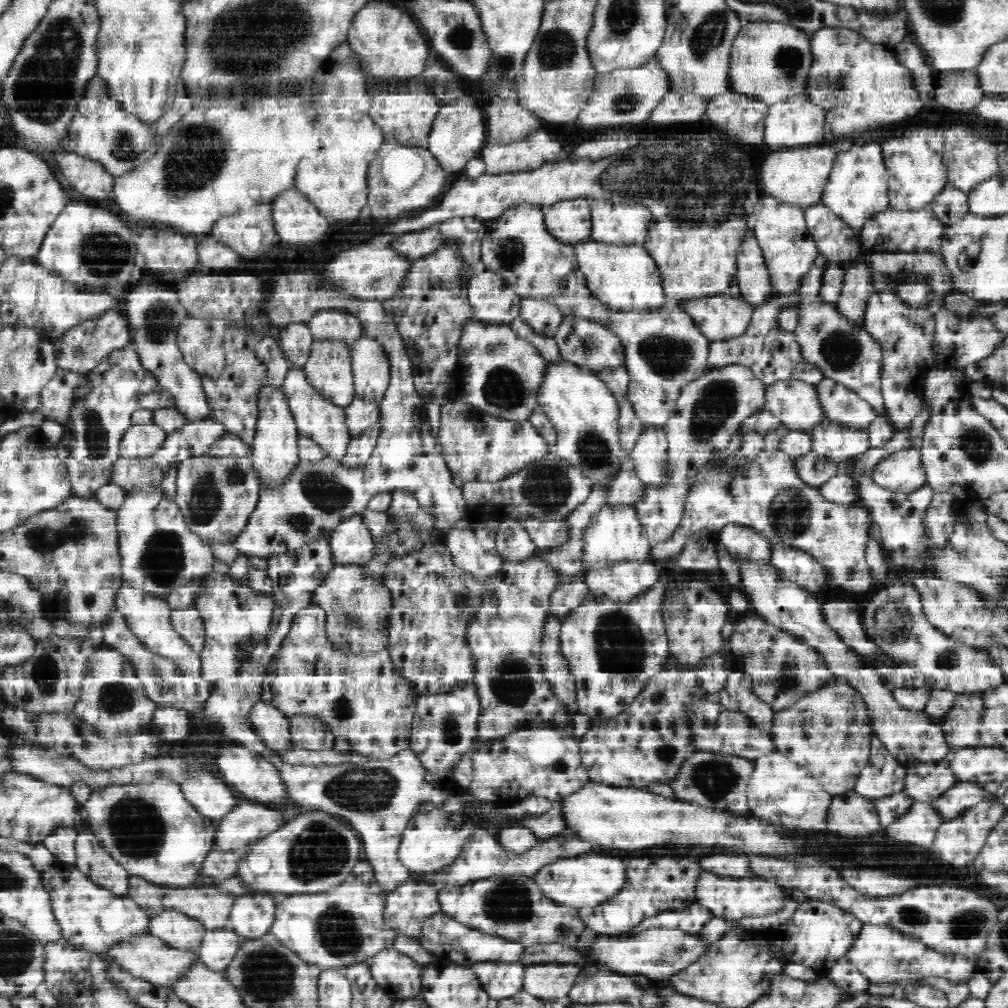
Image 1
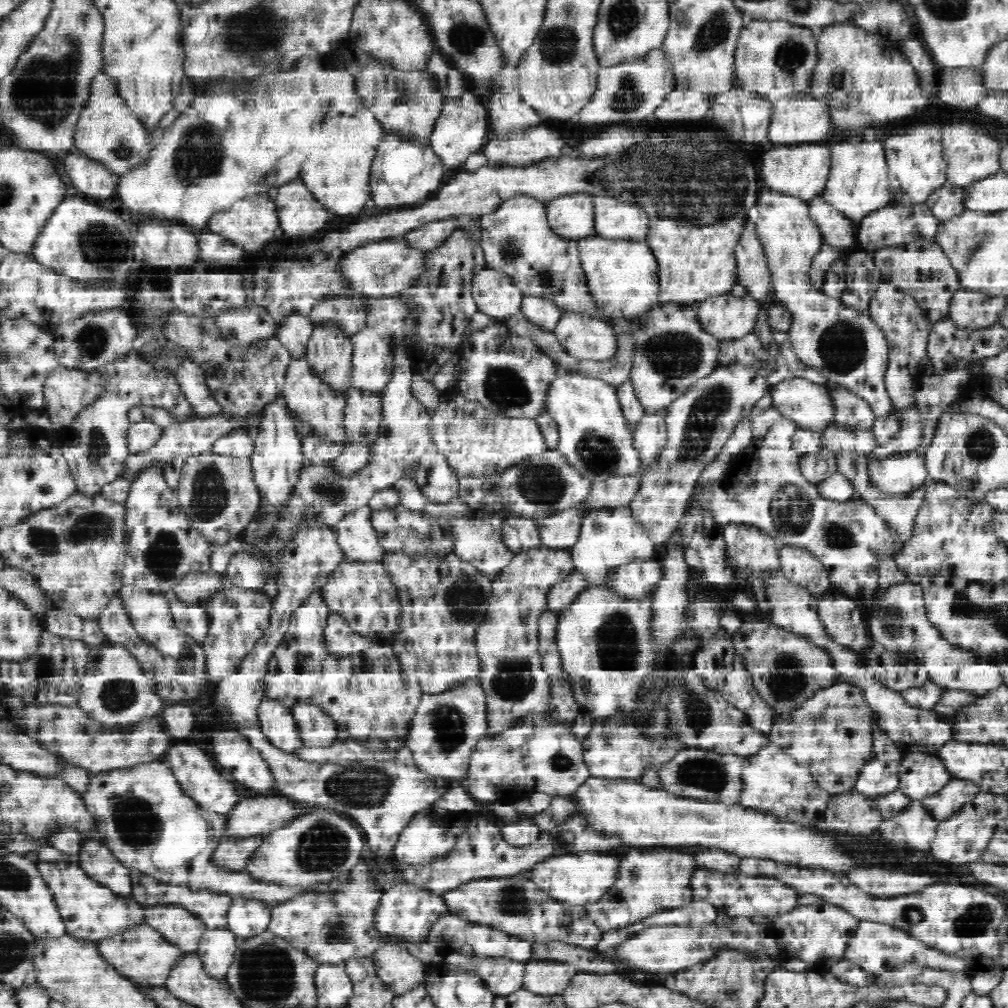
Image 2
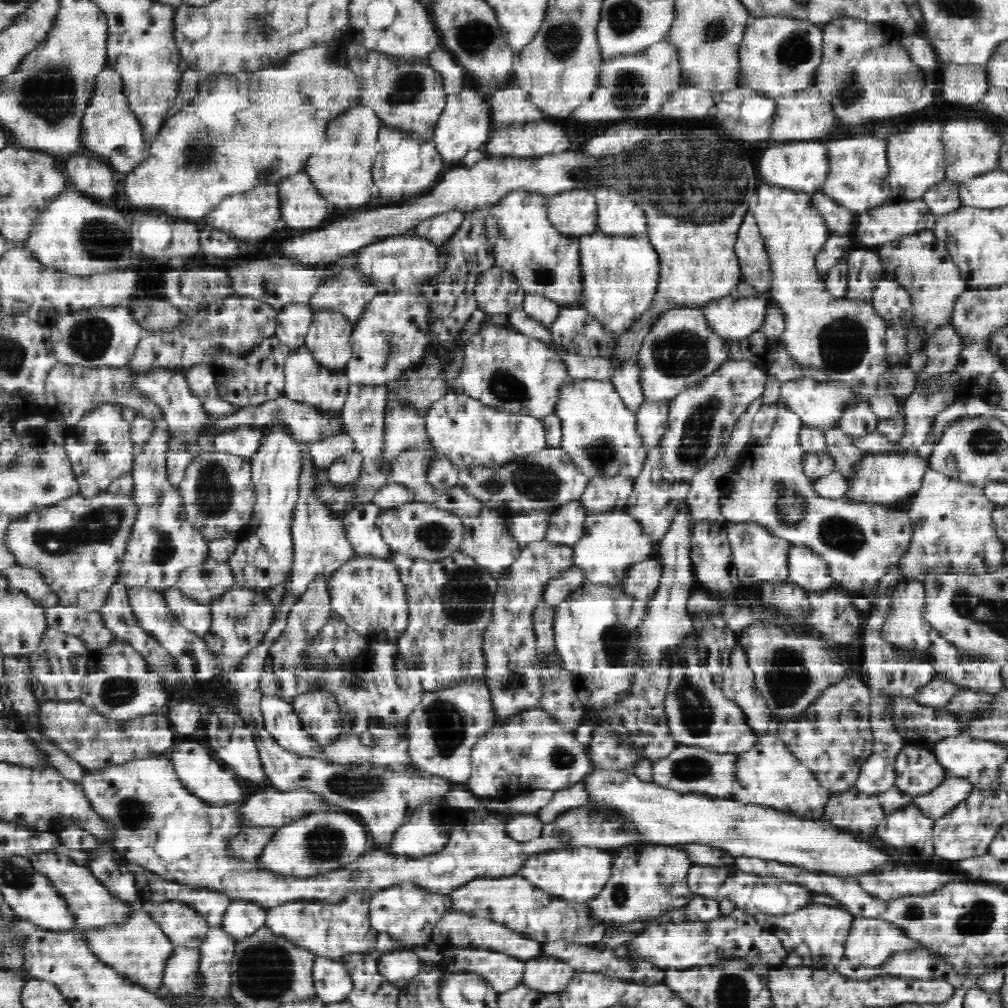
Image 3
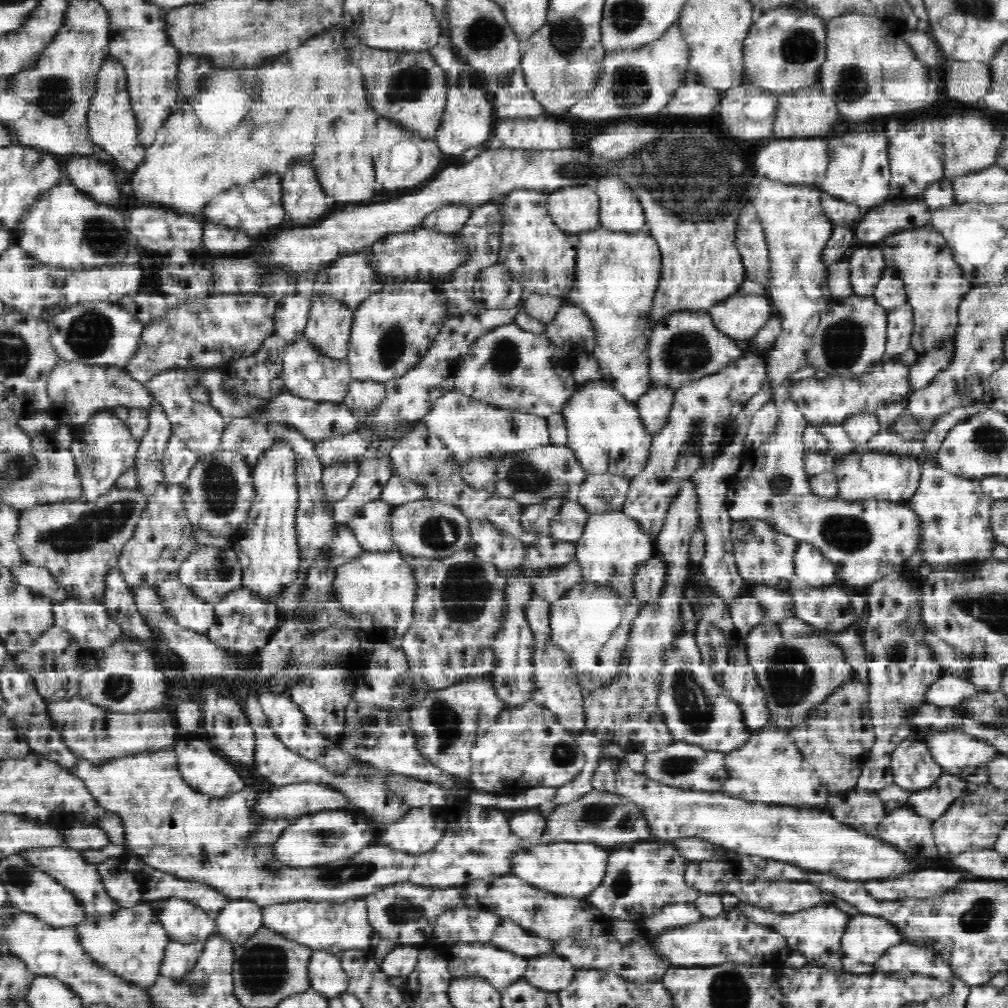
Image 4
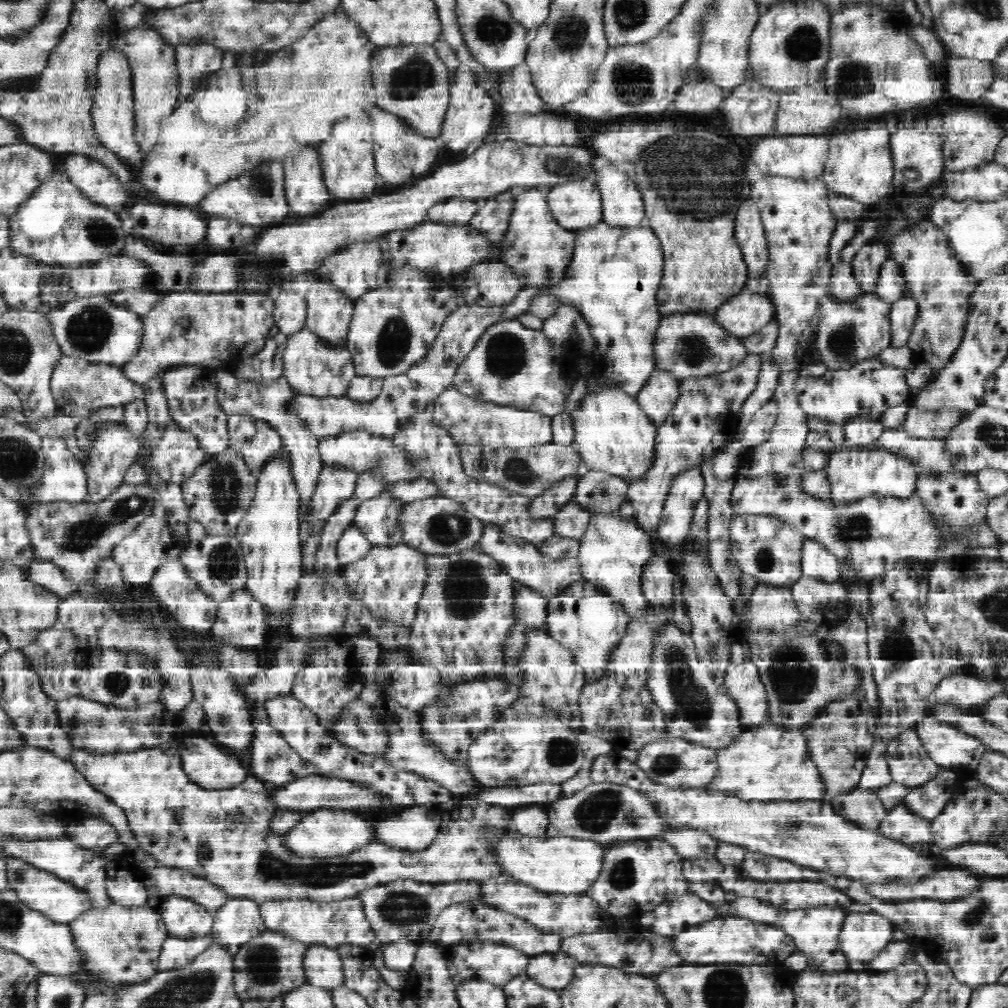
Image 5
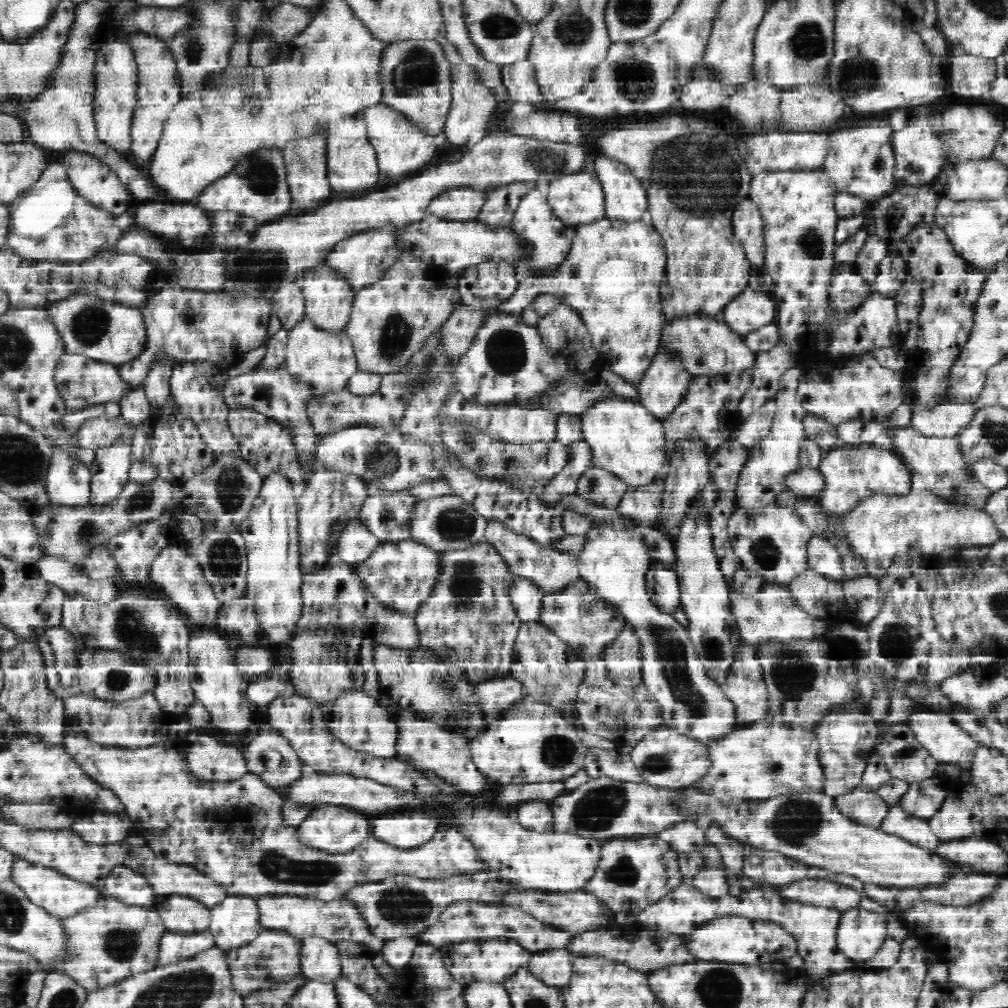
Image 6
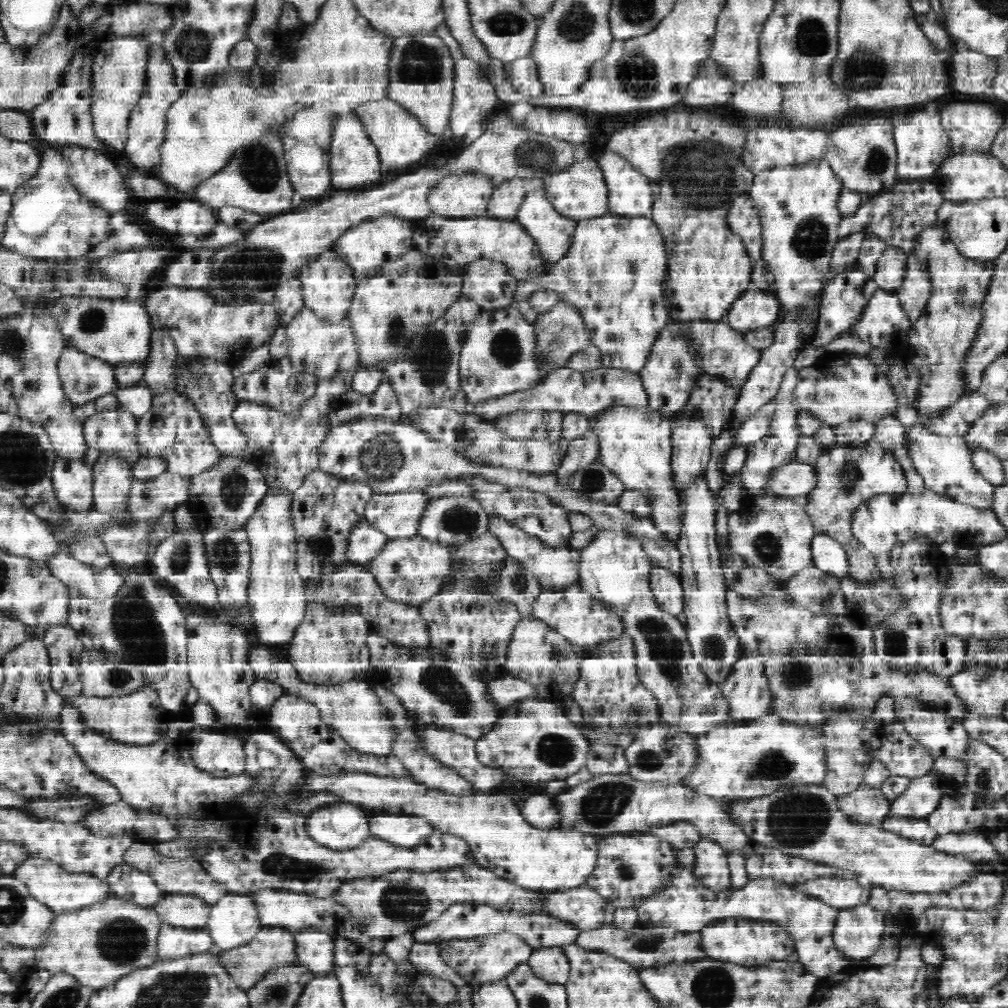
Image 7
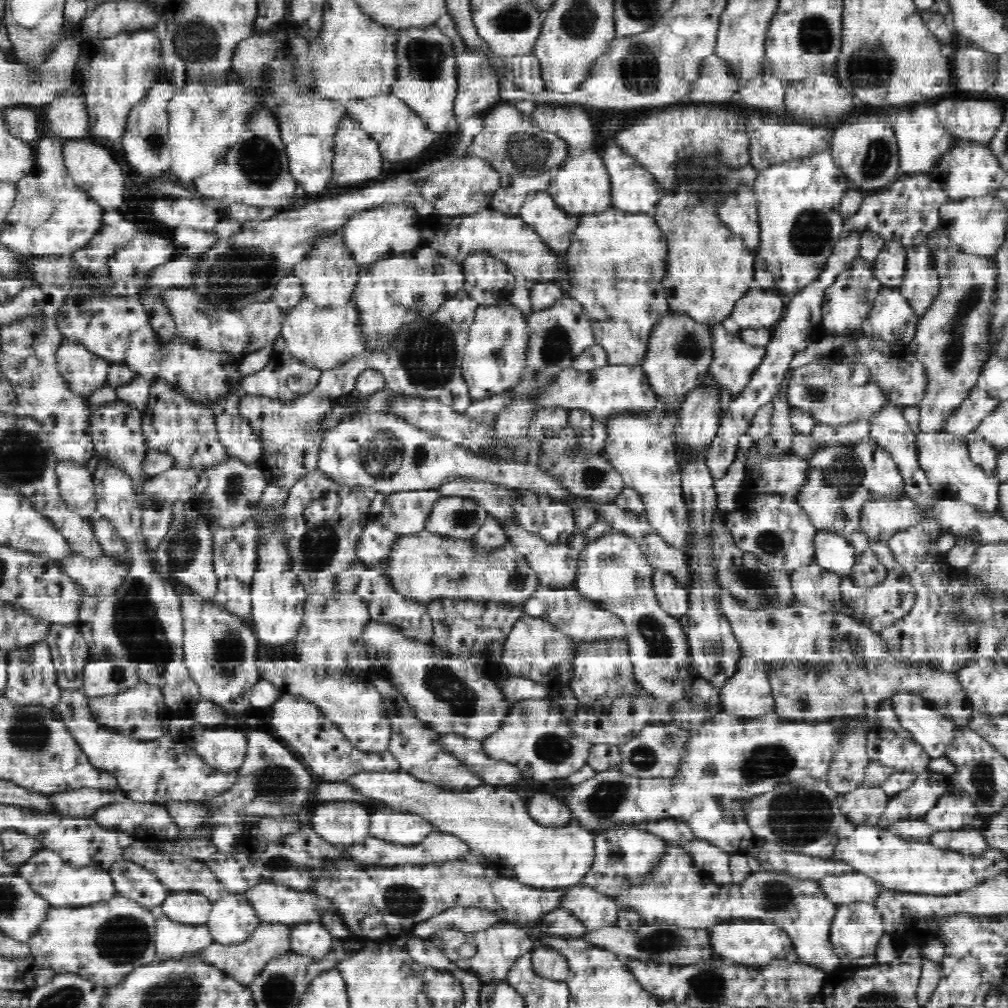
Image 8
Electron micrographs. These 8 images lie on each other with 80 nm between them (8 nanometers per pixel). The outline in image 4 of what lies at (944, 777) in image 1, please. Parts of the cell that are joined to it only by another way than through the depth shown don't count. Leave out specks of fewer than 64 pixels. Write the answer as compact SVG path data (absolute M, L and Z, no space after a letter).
M910 734L901 740L890 754L894 783L906 790L918 790L936 782L943 773L932 760L930 750L916 735Z

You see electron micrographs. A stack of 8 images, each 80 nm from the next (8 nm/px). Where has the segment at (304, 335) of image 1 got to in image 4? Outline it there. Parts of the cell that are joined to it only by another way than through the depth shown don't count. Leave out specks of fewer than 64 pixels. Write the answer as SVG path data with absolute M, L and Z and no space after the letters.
M287 293L275 306L275 333L287 340L288 343L296 338L296 334L304 332L308 320L310 302L302 295Z

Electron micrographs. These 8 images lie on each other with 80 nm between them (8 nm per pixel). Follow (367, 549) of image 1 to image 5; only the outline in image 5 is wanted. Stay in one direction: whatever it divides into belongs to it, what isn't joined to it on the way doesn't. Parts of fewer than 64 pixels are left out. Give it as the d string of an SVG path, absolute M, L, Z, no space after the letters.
M388 490L361 502L354 524L359 526L373 546L392 546L404 542L402 516L408 504L392 496Z

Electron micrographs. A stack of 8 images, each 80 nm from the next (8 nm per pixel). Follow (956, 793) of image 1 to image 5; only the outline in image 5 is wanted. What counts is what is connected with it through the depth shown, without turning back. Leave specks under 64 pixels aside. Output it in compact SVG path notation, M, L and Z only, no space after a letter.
M943 768L932 780L910 786L903 804L916 816L931 821L944 810L944 806L957 793L955 790L962 789L965 783L958 771Z

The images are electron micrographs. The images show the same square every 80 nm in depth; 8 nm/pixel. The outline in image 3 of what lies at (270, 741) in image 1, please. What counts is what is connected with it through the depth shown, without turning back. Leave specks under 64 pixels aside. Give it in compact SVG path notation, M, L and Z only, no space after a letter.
M262 696L262 702L260 702L261 711L263 712L263 717L265 720L265 728L276 741L284 747L284 749L299 755L300 757L306 758L319 758L319 760L326 761L330 763L328 759L326 759L326 746L322 746L322 742L318 742L318 739L314 738L314 735L308 734L306 732L306 728L304 728L304 723L300 720L300 713L295 711L295 706L290 704L290 702L286 702L284 698L280 698L280 696Z

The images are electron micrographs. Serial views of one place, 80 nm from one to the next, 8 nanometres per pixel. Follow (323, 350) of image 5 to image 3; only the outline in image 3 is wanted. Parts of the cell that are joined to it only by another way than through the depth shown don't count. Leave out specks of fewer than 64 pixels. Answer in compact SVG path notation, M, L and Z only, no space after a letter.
M304 344L291 349L284 360L285 393L290 399L308 403L324 410L341 412L349 392L350 379L345 368L328 368L318 362Z

